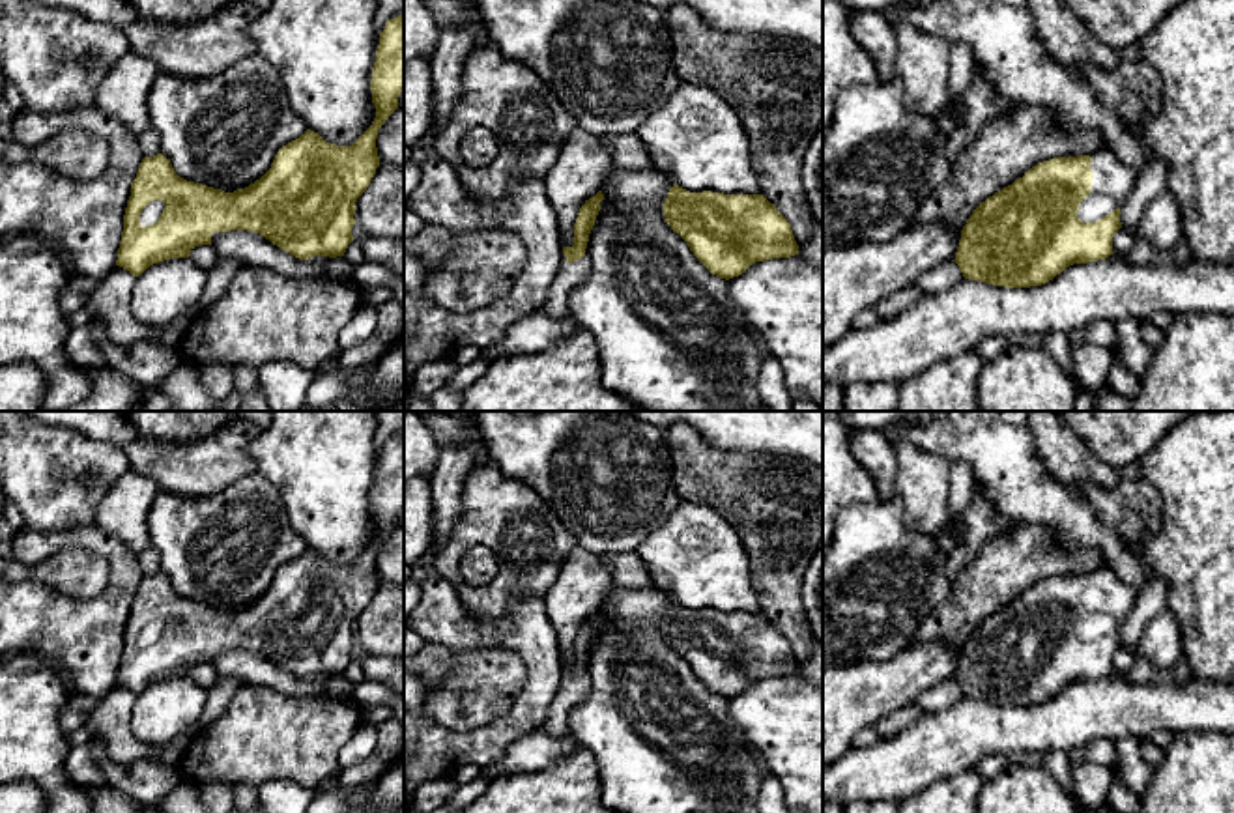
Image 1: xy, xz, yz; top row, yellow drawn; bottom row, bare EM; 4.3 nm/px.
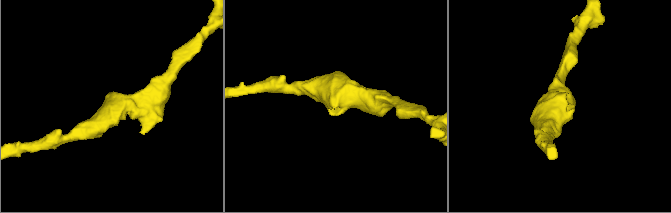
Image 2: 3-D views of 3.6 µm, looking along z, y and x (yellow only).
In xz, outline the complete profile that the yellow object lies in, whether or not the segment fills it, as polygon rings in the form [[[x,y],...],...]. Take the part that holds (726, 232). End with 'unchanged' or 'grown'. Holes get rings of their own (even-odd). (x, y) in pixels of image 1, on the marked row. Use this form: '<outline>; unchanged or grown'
[[[673,183],[664,217],[694,256],[725,280],[755,262],[798,254],[791,224],[763,194],[690,193]]]; unchanged

